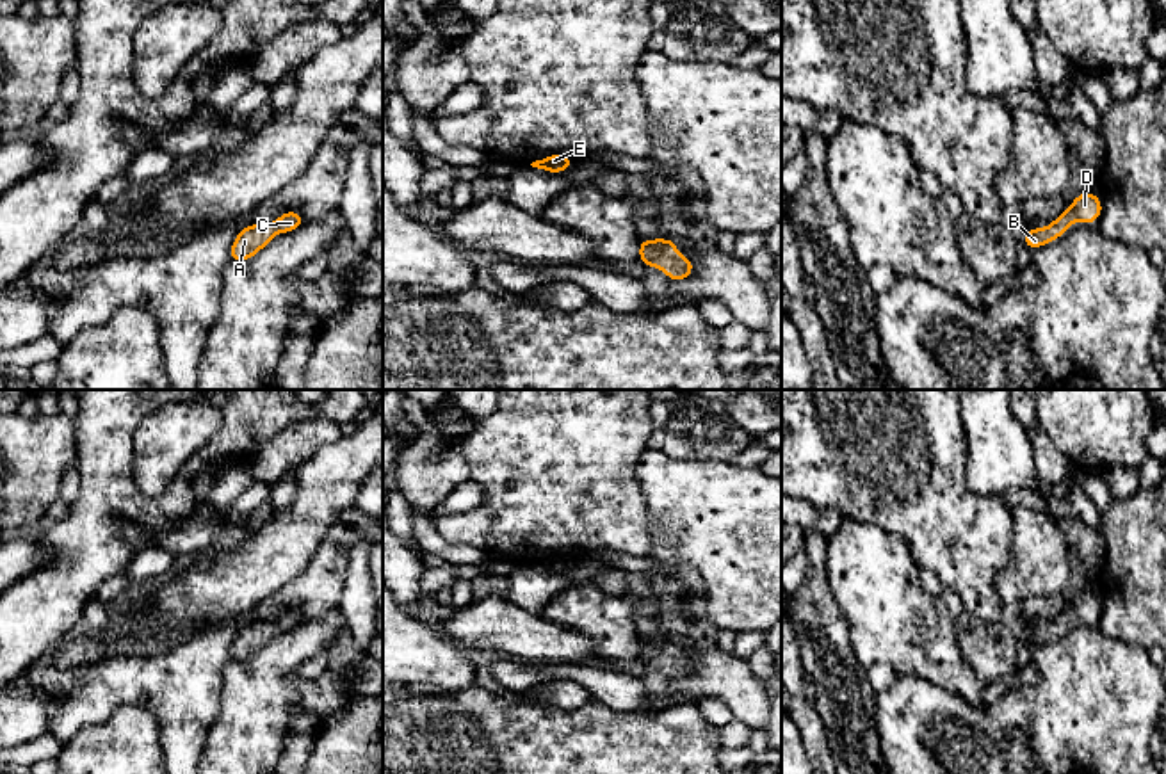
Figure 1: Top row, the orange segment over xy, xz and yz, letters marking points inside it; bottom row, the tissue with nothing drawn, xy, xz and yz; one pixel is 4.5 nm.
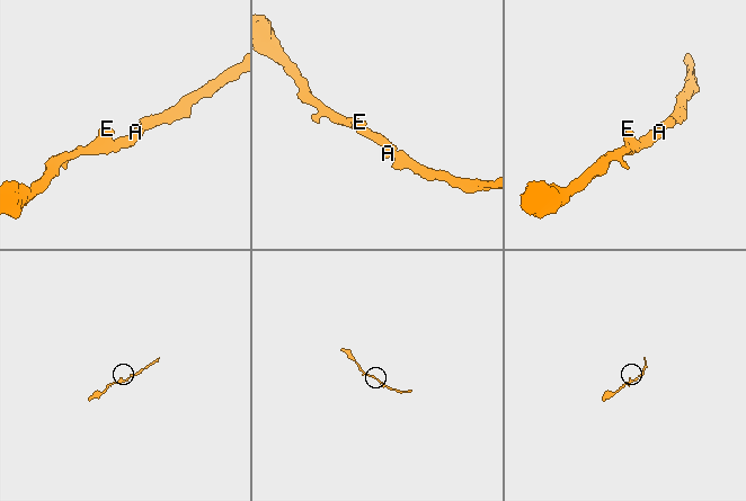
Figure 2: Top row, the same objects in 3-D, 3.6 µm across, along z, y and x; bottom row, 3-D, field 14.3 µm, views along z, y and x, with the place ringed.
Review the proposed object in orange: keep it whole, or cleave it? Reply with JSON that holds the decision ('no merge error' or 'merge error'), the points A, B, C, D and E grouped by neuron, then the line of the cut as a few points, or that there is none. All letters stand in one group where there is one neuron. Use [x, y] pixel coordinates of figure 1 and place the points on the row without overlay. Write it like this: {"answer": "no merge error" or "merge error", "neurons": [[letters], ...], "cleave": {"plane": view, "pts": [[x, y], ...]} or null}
{"answer": "no merge error", "neurons": [["A", "B", "C", "D", "E"]], "cleave": null}

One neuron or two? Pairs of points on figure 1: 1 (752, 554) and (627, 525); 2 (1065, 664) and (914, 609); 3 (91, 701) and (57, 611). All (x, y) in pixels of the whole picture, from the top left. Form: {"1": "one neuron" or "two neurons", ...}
{"1": "two neurons", "2": "two neurons", "3": "two neurons"}

